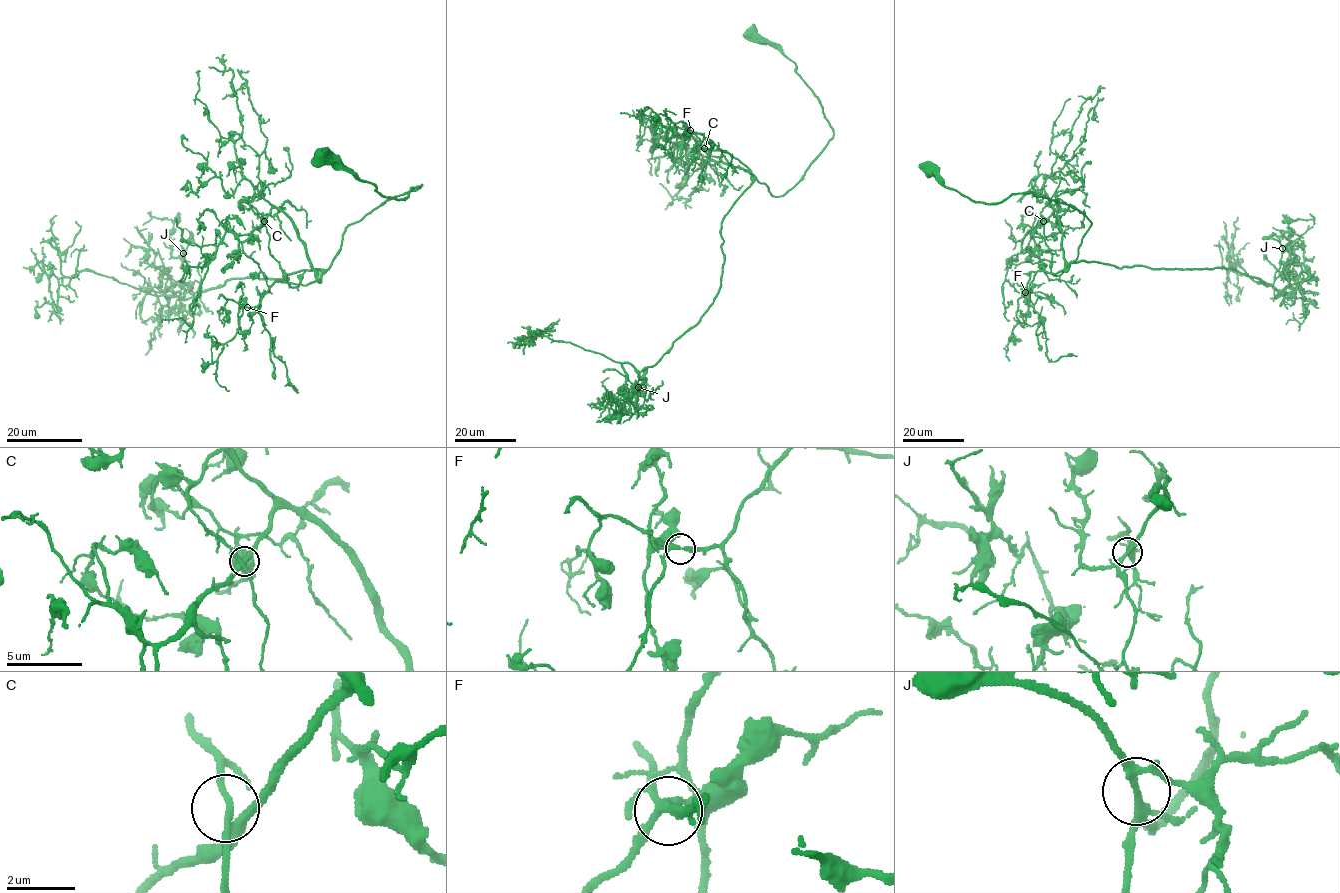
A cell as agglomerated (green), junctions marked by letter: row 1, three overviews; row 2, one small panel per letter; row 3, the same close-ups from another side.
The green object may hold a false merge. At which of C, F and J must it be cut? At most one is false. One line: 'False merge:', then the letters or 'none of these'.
False merge: none of these

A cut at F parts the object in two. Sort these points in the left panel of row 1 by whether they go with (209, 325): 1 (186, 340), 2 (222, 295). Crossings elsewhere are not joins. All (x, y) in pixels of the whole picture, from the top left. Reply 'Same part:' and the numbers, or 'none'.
Same part: 2

